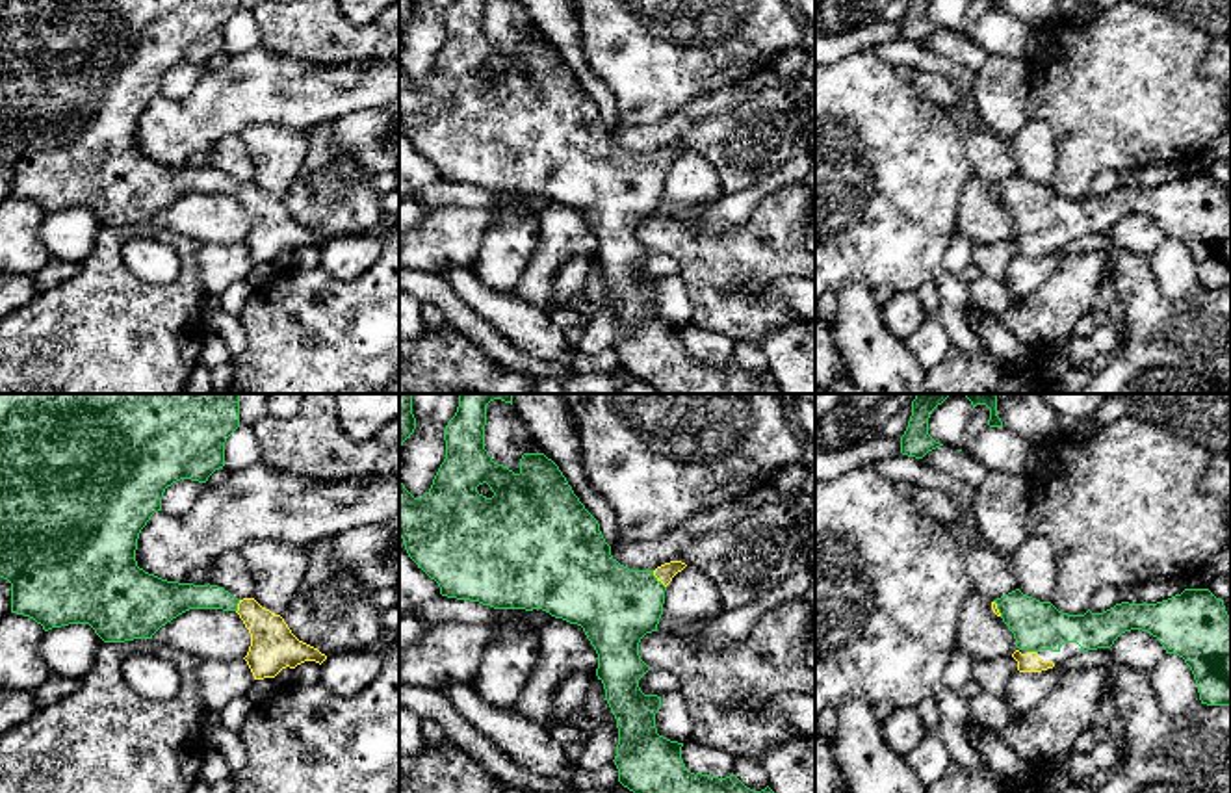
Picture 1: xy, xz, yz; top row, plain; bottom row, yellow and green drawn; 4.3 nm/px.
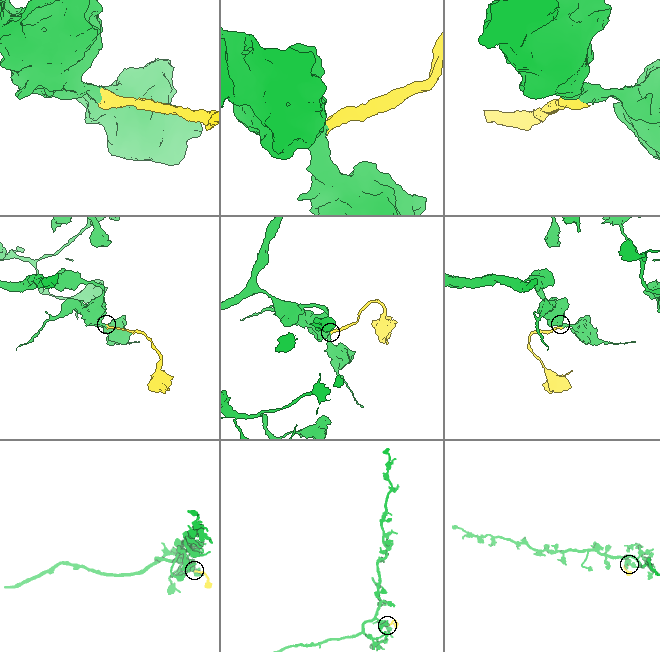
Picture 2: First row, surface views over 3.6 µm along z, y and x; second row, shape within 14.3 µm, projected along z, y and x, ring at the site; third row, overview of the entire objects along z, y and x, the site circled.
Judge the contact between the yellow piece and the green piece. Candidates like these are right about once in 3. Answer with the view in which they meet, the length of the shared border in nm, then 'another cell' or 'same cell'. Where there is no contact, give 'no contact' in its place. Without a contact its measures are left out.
meets yellow in xz; contact 100 nm long; same cell

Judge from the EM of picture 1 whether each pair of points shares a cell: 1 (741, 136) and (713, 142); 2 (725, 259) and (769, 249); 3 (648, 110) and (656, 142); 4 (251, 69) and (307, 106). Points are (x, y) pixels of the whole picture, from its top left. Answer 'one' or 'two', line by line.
1: one
2: one
3: two
4: one

